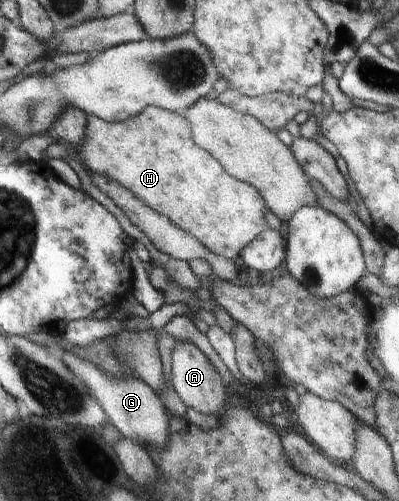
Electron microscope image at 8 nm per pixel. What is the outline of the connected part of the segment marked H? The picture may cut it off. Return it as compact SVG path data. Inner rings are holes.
M145 105L141 113L127 121L103 122L93 113L86 114L87 127L83 143L77 147L76 154L87 172L97 177L107 177L114 184L121 185L129 193L133 193L145 207L153 209L155 213L163 216L167 221L172 221L177 229L195 237L197 243L211 253L223 259L235 259L242 254L242 250L268 229L265 215L269 211L261 195L249 183L234 179L221 169L217 159L213 159L207 151L197 147L191 137L189 123L177 113L153 106Z

